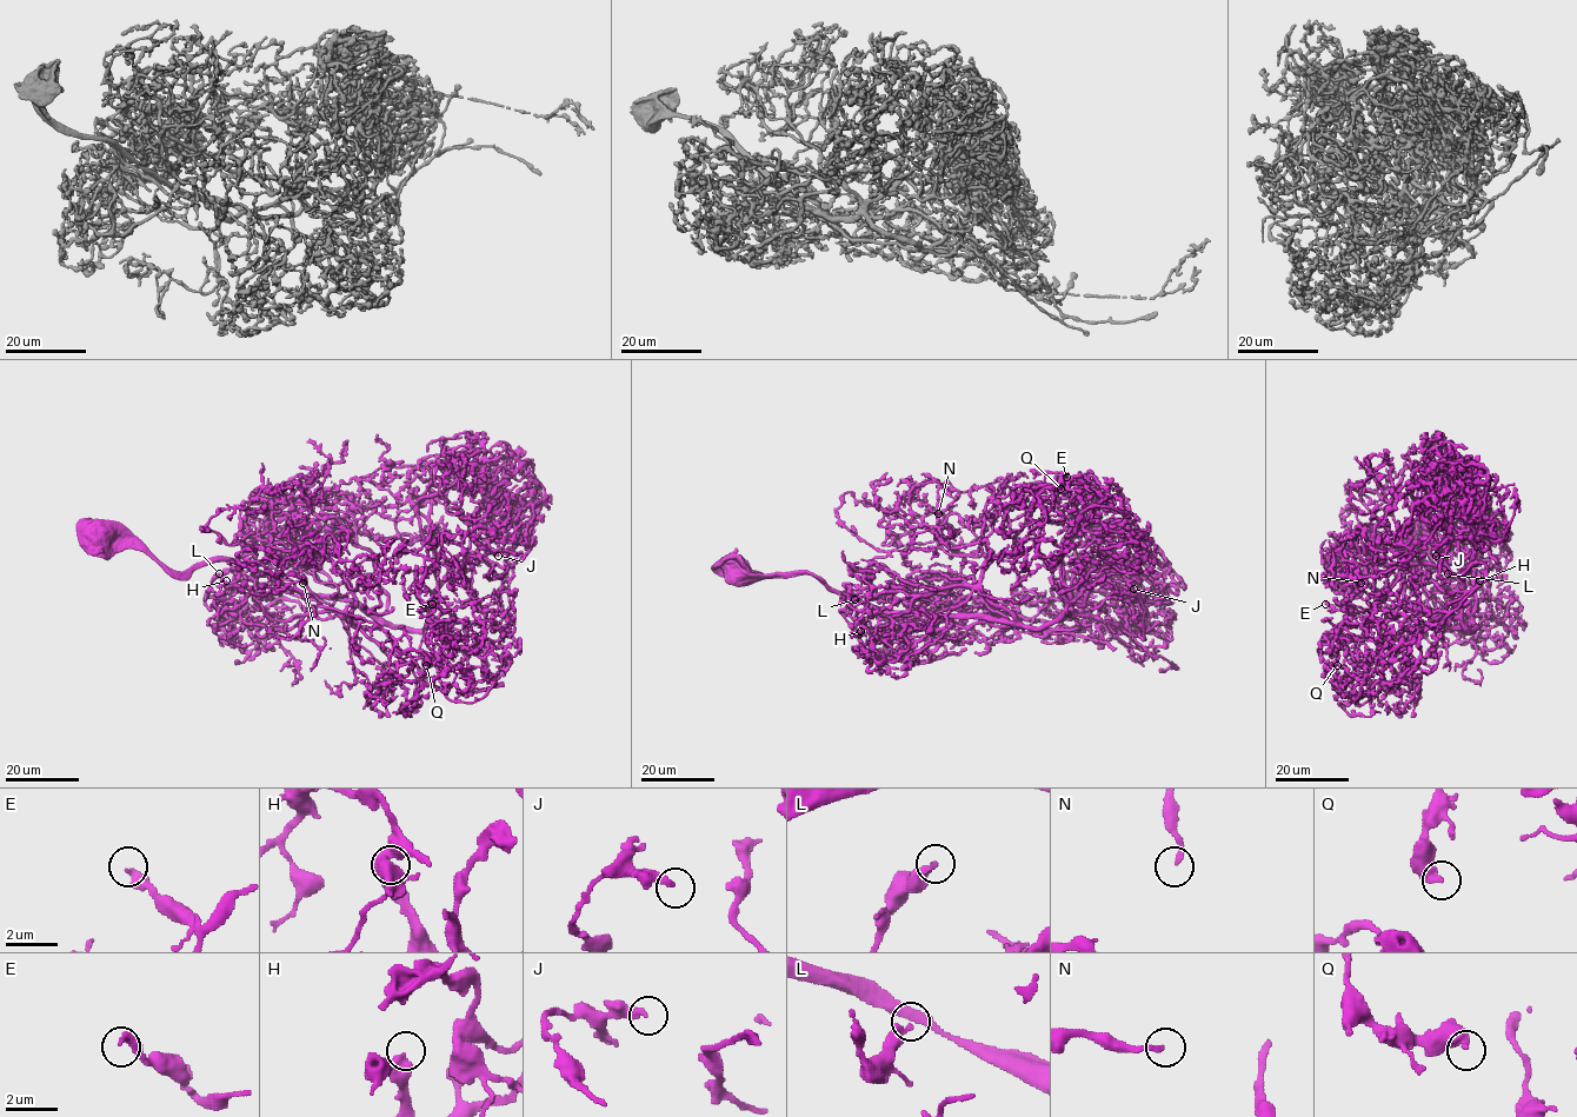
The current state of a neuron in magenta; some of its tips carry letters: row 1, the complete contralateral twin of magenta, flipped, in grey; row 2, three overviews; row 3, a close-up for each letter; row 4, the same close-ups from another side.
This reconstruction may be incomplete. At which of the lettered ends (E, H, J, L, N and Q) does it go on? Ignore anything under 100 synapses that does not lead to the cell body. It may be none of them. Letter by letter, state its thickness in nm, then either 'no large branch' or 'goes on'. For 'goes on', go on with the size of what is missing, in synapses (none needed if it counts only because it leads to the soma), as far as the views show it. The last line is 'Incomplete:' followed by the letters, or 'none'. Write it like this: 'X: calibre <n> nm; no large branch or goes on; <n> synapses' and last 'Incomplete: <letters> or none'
E: calibre 340 nm; no large branch
H: calibre 500 nm; no large branch
J: calibre 300 nm; no large branch
L: calibre 260 nm; no large branch
N: calibre 190 nm; no large branch
Q: calibre 400 nm; no large branch
Incomplete: none

